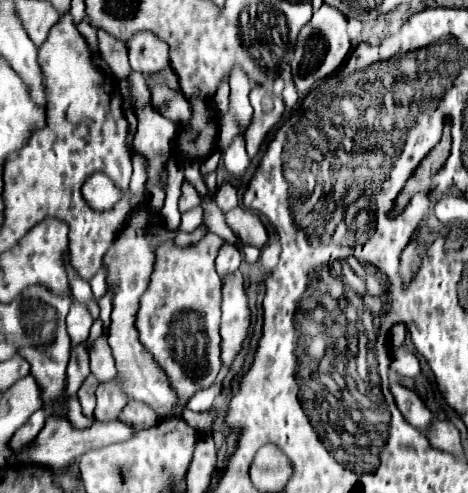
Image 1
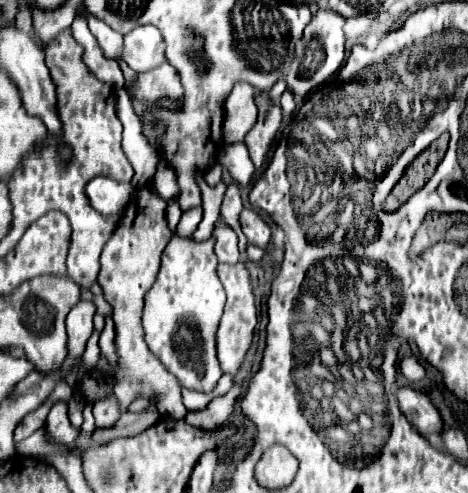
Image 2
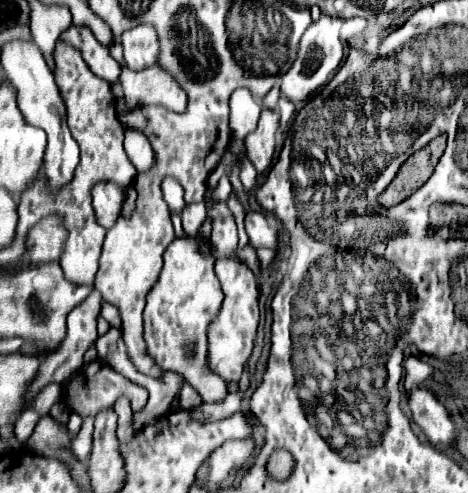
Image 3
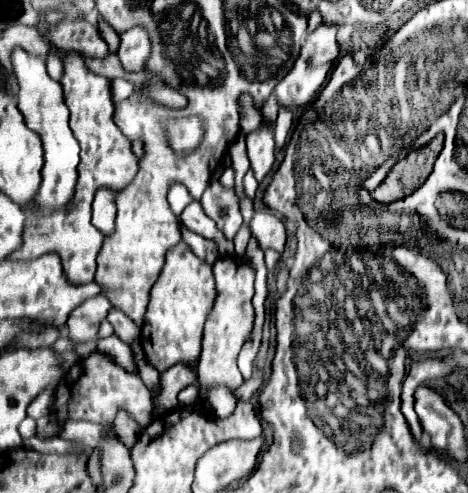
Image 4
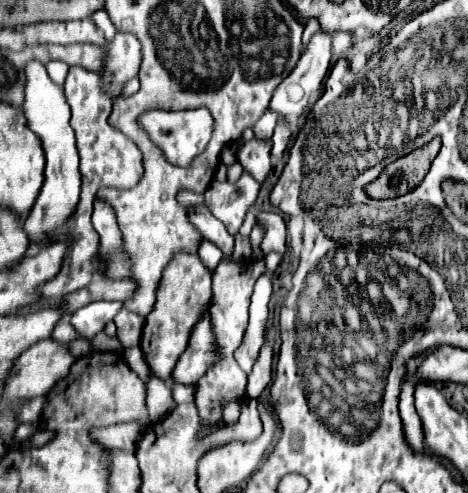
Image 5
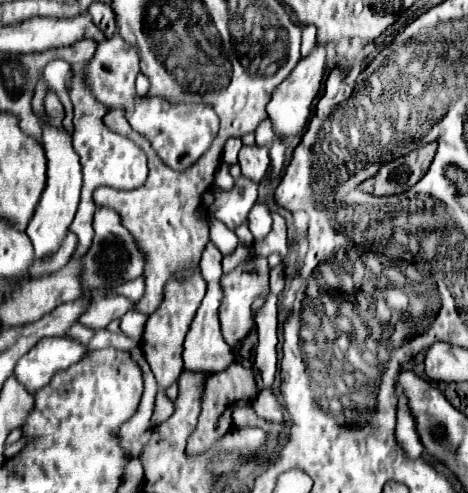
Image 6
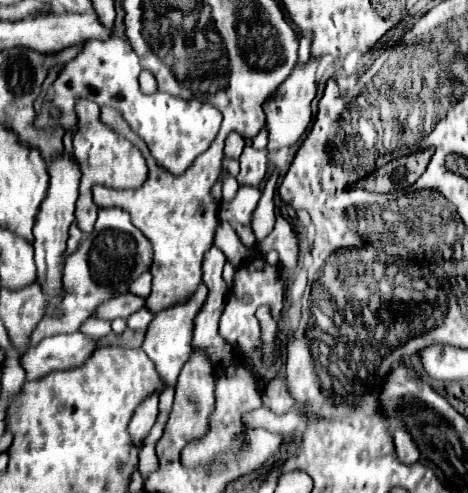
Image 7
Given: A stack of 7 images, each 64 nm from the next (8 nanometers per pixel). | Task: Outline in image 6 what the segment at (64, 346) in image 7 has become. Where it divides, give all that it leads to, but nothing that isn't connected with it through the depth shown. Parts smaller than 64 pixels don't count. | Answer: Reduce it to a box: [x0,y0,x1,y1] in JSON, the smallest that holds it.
[14,338,86,394]

